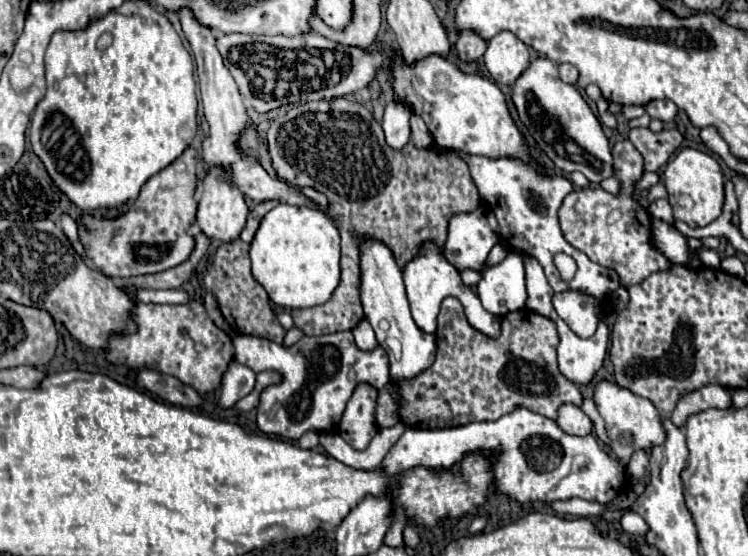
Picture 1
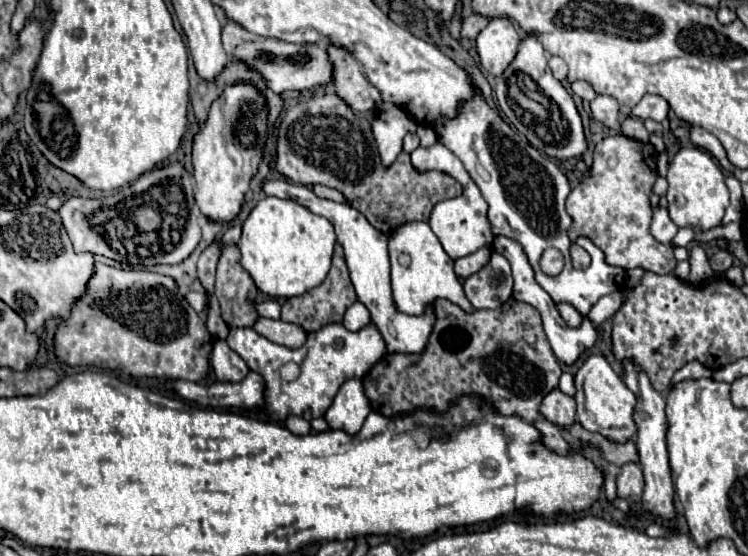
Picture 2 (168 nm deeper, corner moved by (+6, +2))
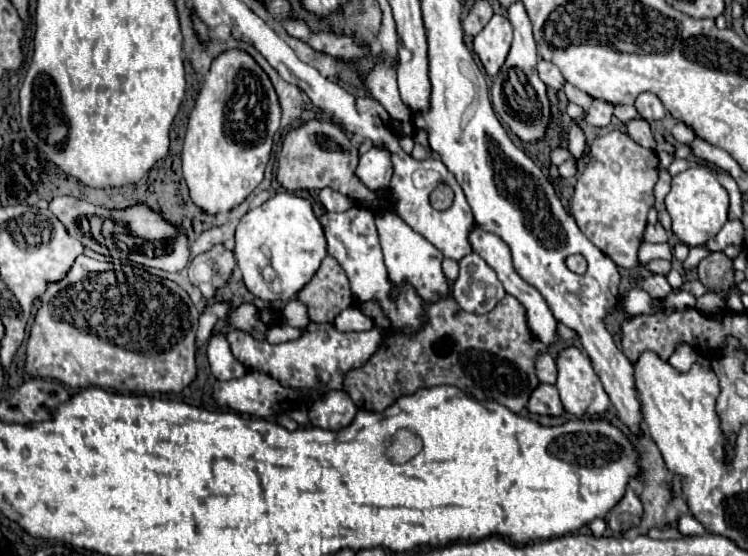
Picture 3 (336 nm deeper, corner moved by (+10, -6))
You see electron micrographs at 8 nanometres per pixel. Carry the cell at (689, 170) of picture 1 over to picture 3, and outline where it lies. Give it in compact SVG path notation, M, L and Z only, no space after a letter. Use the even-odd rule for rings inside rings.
M693 167L673 177L673 187L665 197L665 205L673 219L673 233L679 237L679 241L687 243L689 247L697 247L705 245L705 241L715 237L717 231L727 223L729 195L707 167Z

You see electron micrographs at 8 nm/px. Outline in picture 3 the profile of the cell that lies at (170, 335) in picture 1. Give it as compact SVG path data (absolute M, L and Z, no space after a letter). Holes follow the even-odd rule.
M79 255L61 281L47 283L27 339L25 373L51 377L73 389L87 385L113 389L117 393L179 393L197 373L195 333L199 311L187 291L177 283L151 275L145 269L123 267L119 261L97 261Z

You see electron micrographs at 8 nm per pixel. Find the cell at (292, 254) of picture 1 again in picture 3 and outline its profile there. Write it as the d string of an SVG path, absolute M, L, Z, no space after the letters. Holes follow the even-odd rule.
M289 191L277 193L263 205L249 209L247 215L237 225L235 243L237 243L235 259L239 269L243 271L243 283L255 297L263 301L289 301L311 281L311 277L317 273L321 261L327 255L327 241L323 235L323 227L315 217L311 203Z

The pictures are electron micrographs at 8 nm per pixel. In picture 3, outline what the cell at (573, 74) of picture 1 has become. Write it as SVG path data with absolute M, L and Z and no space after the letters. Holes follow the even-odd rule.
M541 59L541 61L537 63L537 71L539 71L539 79L541 79L547 87L563 89L565 79L563 79L561 71L559 71L553 63L549 63L549 61L543 61L543 59Z

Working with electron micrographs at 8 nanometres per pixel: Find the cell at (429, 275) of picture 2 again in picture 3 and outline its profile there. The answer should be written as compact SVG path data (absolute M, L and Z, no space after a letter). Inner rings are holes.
M389 211L377 213L375 215L375 225L377 225L377 231L379 231L379 241L381 241L381 247L383 247L385 265L387 265L389 277L395 285L393 293L397 293L397 285L401 281L409 281L423 301L433 299L433 295L447 295L447 279L441 271L443 255L435 245L431 245L423 235L417 235L395 213L389 213Z

